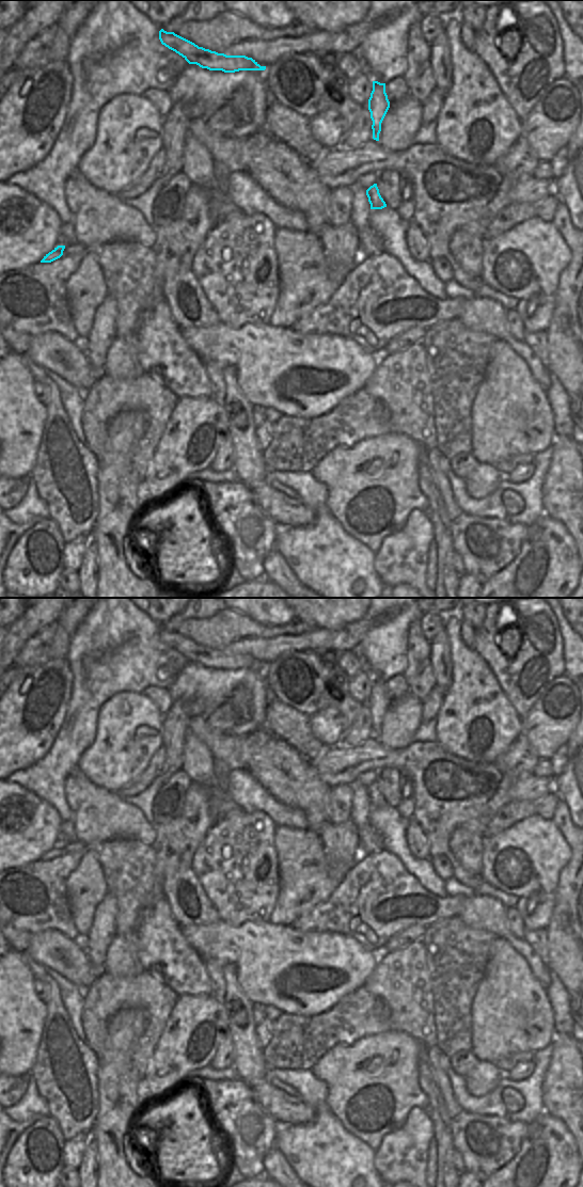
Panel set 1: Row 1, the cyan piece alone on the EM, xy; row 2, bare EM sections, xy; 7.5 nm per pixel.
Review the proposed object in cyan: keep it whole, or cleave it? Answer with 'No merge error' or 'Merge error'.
No merge error

